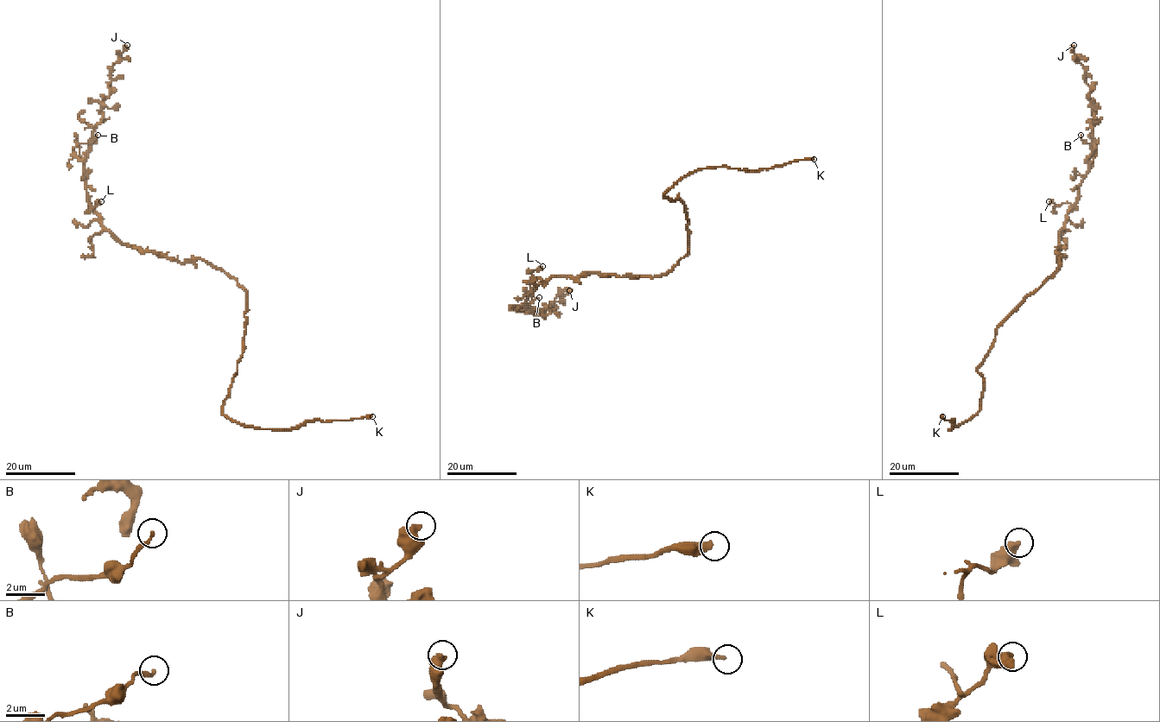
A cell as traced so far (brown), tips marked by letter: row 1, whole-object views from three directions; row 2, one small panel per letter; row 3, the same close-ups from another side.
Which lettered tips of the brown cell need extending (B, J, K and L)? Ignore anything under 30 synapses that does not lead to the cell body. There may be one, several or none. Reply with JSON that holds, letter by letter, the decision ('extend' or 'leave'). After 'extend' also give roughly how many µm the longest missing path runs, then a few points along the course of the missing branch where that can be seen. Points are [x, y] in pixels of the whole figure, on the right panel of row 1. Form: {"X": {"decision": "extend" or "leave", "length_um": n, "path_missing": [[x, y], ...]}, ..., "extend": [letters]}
{"B": {"decision": "leave"}, "J": {"decision": "leave"}, "K": {"decision": "extend", "length_um": 250}, "L": {"decision": "leave"}, "extend": ["K"]}

